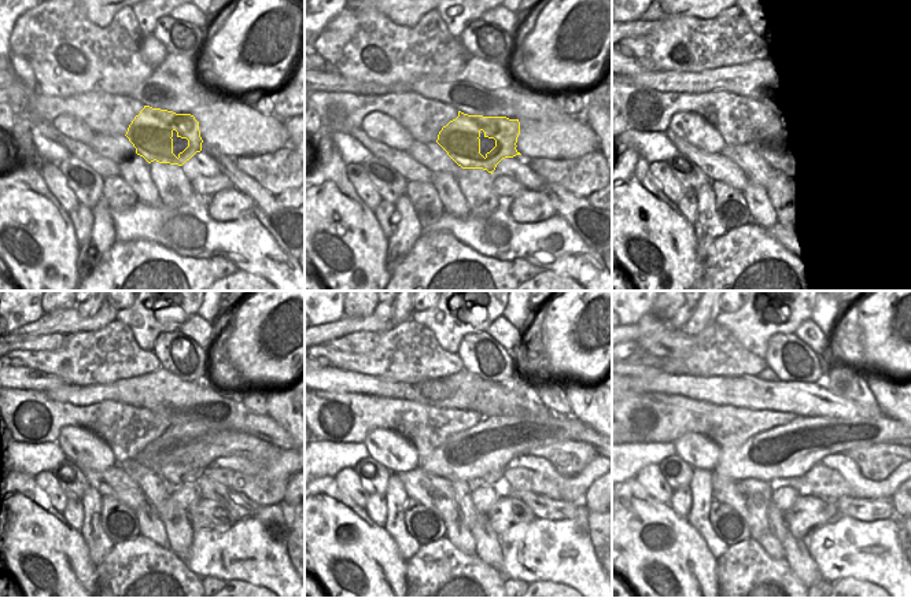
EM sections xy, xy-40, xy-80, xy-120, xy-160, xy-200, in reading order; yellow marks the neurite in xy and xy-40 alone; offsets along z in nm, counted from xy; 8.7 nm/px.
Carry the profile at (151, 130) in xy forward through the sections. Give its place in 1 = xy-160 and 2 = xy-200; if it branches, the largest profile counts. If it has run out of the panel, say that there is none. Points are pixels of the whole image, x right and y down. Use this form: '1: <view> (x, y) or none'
1: xy-160 (568, 457)
2: xy-200 (878, 461)

